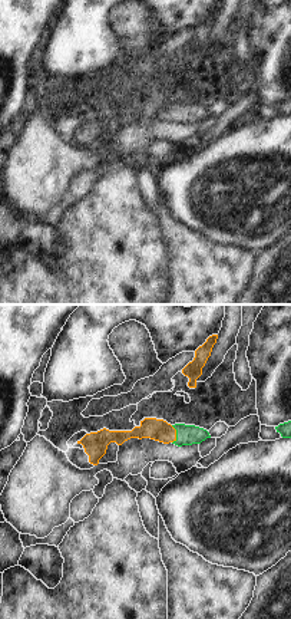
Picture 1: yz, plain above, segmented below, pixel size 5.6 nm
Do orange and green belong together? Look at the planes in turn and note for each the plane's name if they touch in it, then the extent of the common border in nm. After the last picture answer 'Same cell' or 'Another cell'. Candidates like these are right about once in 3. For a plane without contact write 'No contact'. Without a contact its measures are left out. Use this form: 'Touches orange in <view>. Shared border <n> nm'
Touches orange in yz. Shared border 100 nm

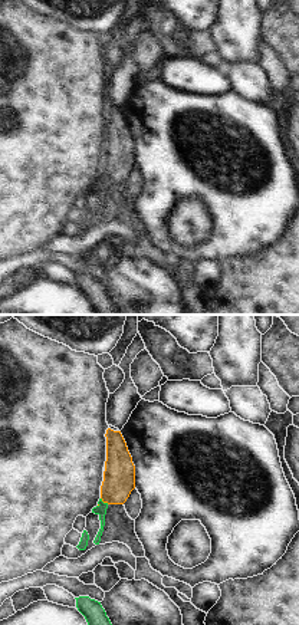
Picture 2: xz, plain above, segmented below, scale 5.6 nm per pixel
Touches orange in xz. Shared border 60 nm

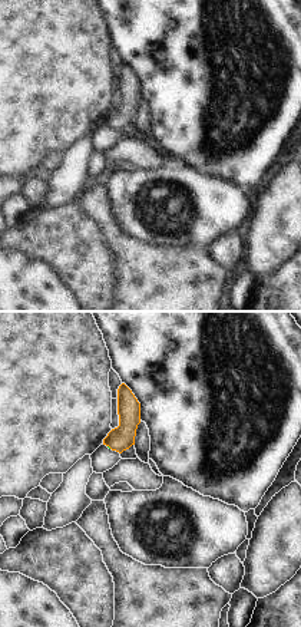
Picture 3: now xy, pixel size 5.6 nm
Touches orange in xy. Shared border 30 nm

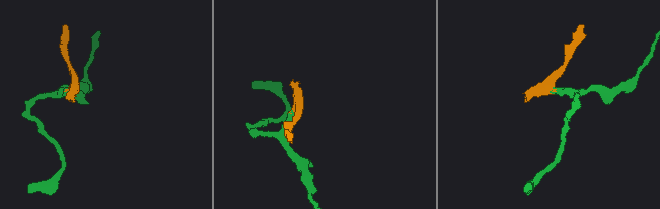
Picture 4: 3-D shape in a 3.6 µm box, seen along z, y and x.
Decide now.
Same cell

